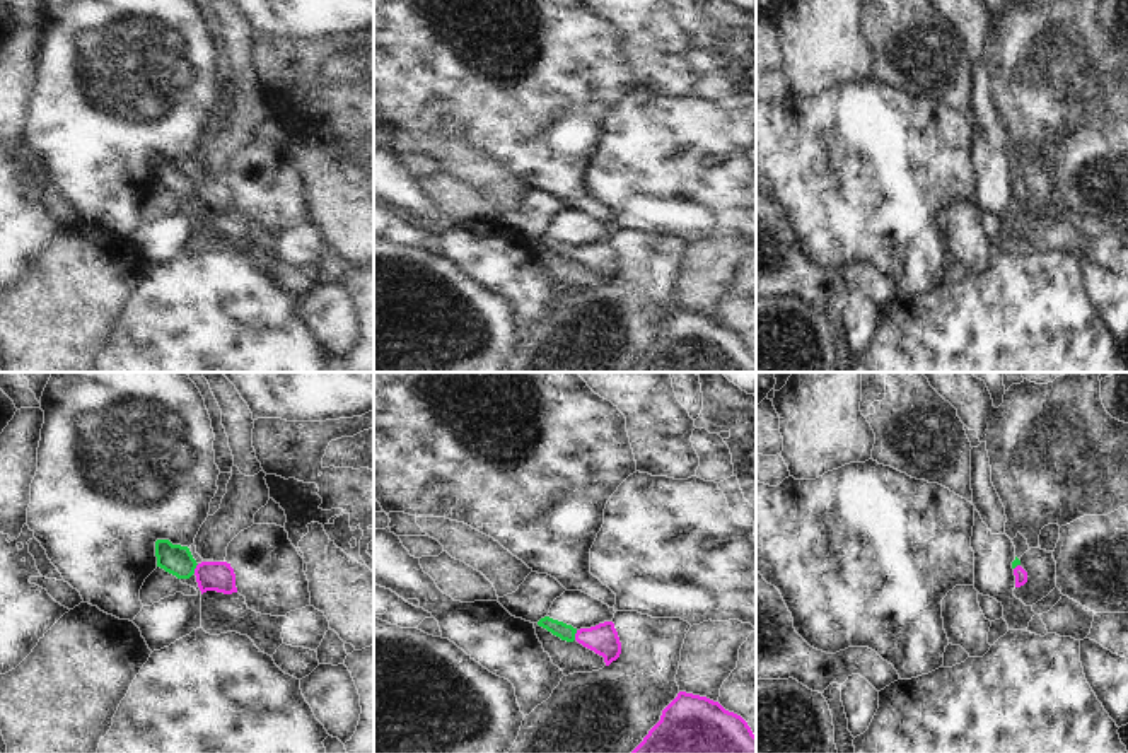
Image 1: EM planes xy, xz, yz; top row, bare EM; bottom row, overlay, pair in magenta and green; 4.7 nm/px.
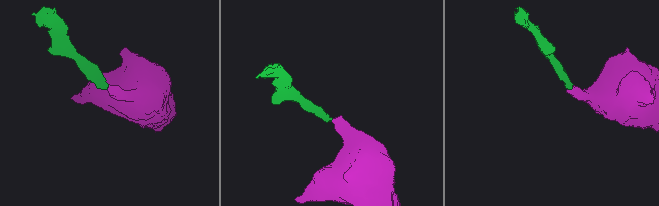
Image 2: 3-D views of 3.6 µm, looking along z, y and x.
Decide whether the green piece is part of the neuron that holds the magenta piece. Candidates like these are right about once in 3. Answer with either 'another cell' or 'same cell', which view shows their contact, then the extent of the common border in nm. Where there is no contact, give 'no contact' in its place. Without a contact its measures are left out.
same cell | xy | 50 nm

